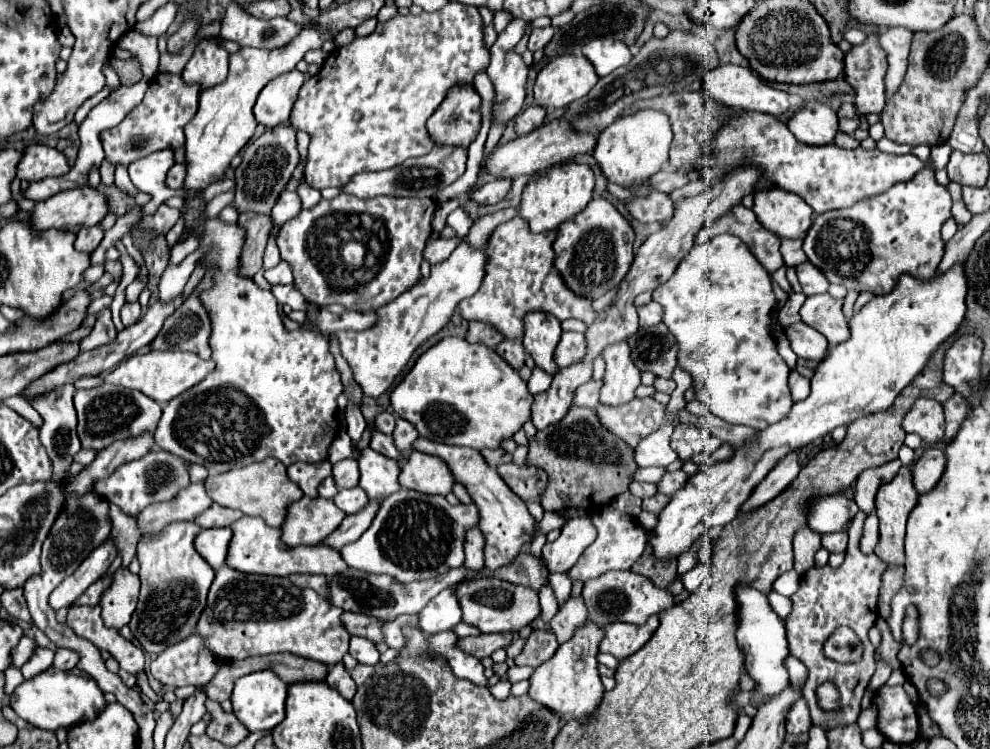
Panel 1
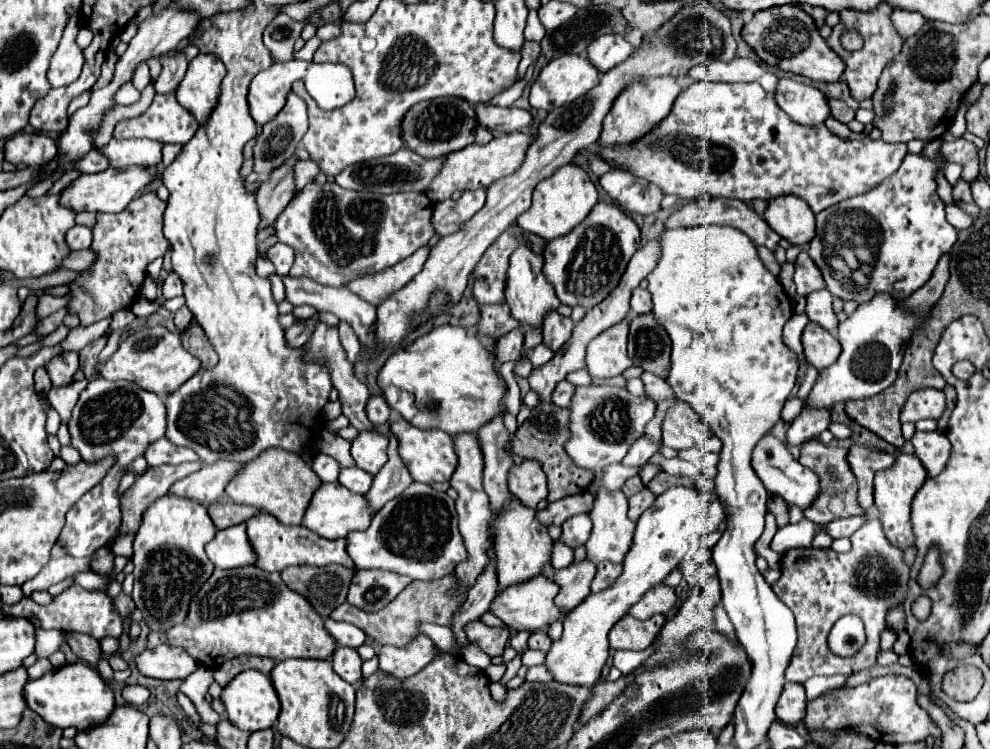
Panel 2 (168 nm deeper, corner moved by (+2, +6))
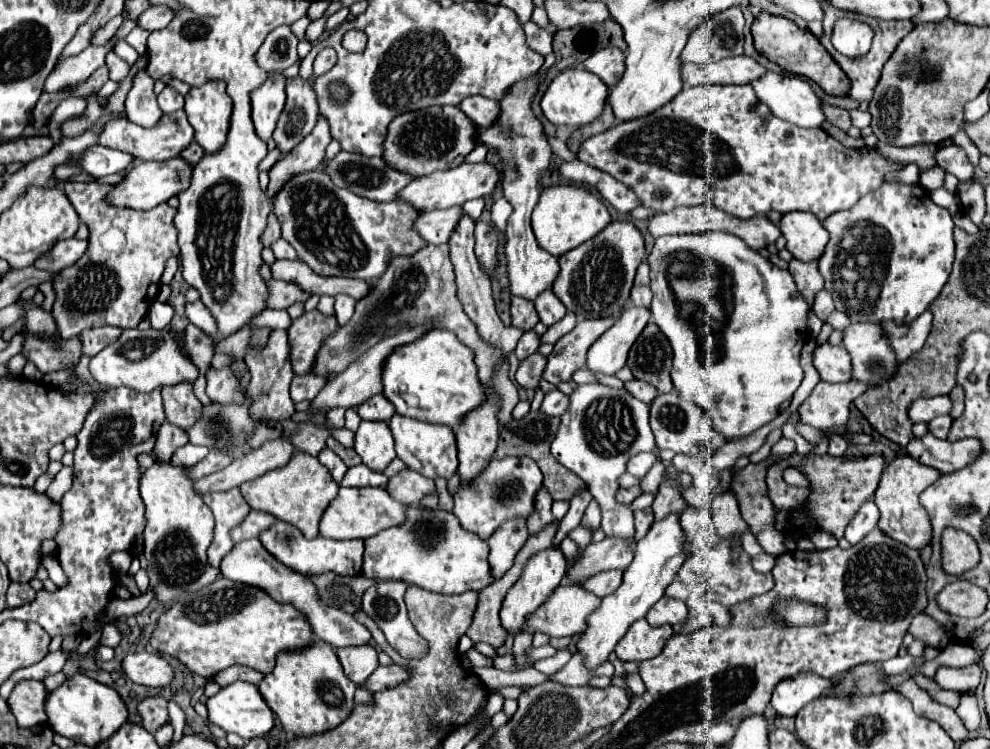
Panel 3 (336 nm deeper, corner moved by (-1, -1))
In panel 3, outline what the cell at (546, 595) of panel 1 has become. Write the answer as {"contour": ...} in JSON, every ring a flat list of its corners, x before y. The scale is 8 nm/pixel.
{"contour":[[559,650,553,658,543,658,543,660,537,660,533,666,539,670,539,672,545,672,545,674,555,674,557,670,561,670,571,658,571,652,569,650]]}

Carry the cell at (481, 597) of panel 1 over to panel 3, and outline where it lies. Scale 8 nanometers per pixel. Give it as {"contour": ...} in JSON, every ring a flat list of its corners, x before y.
{"contour":[[563,582,559,592,535,612,535,632,543,632,547,636,579,636,587,628,587,616,597,610,601,598,587,592,583,586]]}

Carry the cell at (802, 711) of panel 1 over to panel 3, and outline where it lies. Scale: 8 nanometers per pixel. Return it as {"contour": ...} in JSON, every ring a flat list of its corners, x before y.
{"contour":[[799,672,791,678,781,680,775,686,773,696,771,696,771,706,783,716,795,716,799,708,815,700,819,694,823,694,832,685,832,680,821,678,815,672]]}

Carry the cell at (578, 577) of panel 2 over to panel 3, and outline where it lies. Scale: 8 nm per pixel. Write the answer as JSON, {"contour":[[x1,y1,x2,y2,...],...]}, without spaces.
{"contour":[[605,538,603,542,585,548,583,558,567,572,567,578,573,584,583,584,591,574,595,576,601,570,625,570,627,564,631,564,631,560,633,546,629,542,625,542,623,538]]}

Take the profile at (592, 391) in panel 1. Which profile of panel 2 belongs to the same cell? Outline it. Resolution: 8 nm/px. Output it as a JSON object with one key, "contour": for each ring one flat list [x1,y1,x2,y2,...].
{"contour":[[560,381,560,385,556,387,556,391,552,393,552,401,560,407,570,407,570,401,574,397,576,385,572,385,570,381]]}

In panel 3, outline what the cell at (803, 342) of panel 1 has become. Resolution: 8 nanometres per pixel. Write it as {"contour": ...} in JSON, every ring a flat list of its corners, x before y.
{"contour":[[821,344,815,350,815,368,823,382,851,380,851,356,843,346]]}

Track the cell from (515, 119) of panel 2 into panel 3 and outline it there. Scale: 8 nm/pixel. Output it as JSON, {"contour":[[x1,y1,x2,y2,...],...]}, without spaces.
{"contour":[[467,96,459,108,467,114,467,118,475,124,475,126,487,126,491,124,491,120,495,120,495,116,499,114,499,104,495,100,489,100,485,96]]}

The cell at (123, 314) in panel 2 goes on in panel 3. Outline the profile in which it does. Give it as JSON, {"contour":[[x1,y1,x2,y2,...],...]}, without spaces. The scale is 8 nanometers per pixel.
{"contour":[[91,328,87,332,81,332,79,334,79,340,81,340,81,350,85,356,93,358,97,352,101,352,105,348,105,344,111,344,111,340,117,340,119,338,119,328]]}

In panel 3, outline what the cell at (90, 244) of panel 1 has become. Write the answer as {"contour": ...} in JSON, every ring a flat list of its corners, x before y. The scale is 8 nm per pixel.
{"contour":[[77,238,59,240,59,242,51,248,51,252,45,252,43,256,39,256,33,266,39,268,39,270,57,274,57,272,61,272,63,268,75,264,75,262,79,260,79,256,83,256,85,248,87,248,87,242,85,242,85,240,77,240]]}

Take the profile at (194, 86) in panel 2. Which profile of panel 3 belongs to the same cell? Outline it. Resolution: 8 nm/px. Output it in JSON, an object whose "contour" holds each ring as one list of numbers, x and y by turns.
{"contour":[[203,84,203,86,191,88,191,92,185,96,185,112,189,116,189,124,195,130,195,142,207,154,215,154,225,146,231,110,233,110,233,100,227,96,223,84]]}

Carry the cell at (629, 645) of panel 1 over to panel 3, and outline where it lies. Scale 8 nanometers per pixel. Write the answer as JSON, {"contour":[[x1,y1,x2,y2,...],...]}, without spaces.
{"contour":[[645,618,635,622,623,640,615,646,615,654,623,662,643,662,661,654,665,642,673,636,671,626,651,626]]}

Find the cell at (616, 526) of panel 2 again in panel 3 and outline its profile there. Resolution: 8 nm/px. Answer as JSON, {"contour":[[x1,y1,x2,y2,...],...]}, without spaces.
{"contour":[[581,384,575,388,575,392,569,396,569,406,565,410,565,422,561,418,561,428,551,444,551,454,563,464,567,466,571,472,575,472,589,488,589,492,593,494,593,498,599,502,601,512,603,512,603,520,601,520,601,528,605,530,607,536,625,536,625,540,633,542,633,512,629,510,629,506,619,504,615,500,615,492,619,490,617,478,625,472,625,464,629,460,629,456,639,454,639,452,651,452,655,450,655,440,653,440,653,432,649,426,649,406,641,400,635,400,625,388,609,388,603,384]]}

